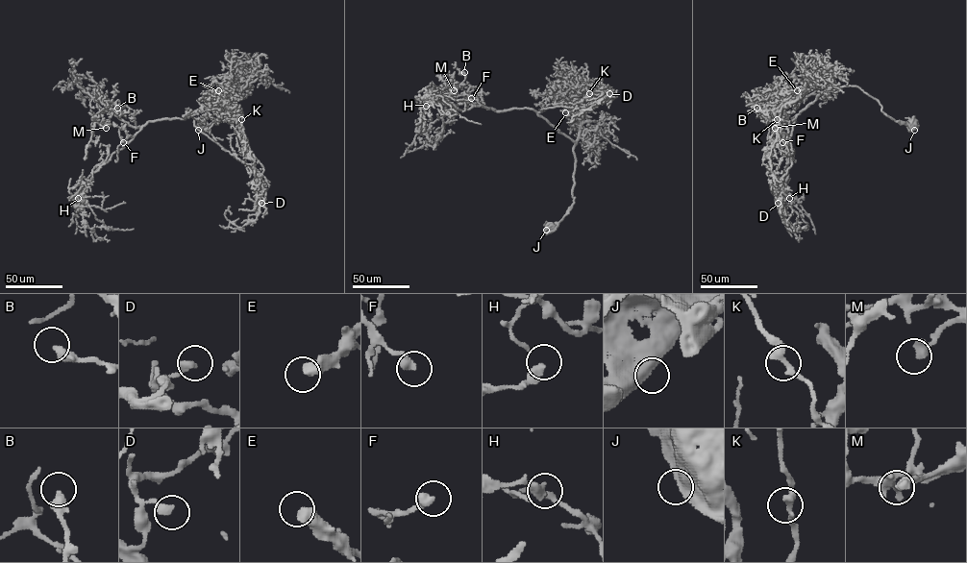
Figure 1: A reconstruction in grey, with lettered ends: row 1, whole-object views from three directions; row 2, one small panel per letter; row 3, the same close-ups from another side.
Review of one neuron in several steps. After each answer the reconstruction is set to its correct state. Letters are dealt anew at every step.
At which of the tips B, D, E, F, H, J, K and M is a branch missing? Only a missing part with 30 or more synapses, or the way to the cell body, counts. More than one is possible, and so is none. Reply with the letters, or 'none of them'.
E

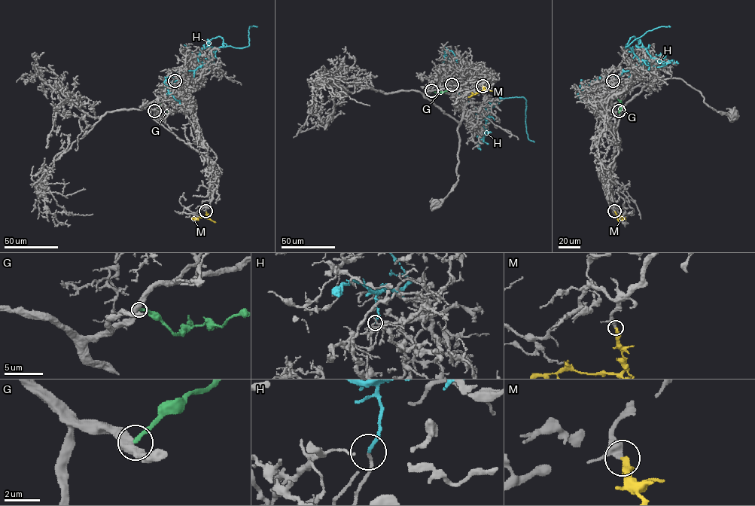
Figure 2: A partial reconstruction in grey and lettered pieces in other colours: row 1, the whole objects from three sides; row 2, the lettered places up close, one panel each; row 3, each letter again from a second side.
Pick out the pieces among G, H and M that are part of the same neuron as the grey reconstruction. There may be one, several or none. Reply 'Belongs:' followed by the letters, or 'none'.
Belongs: M

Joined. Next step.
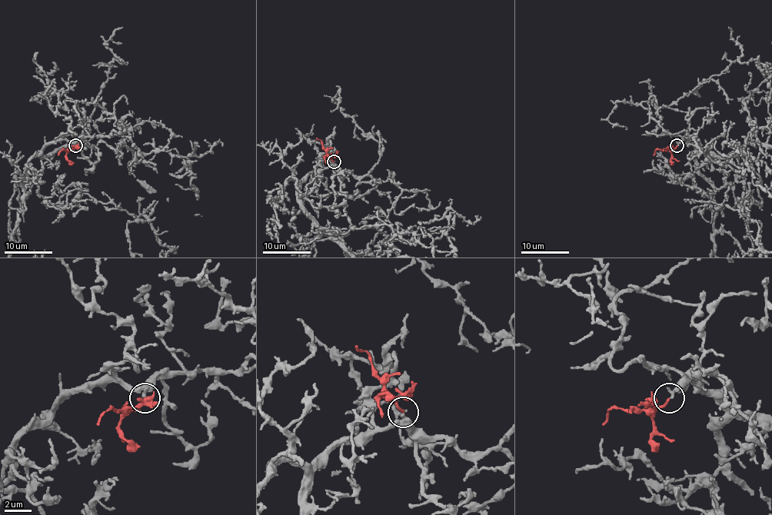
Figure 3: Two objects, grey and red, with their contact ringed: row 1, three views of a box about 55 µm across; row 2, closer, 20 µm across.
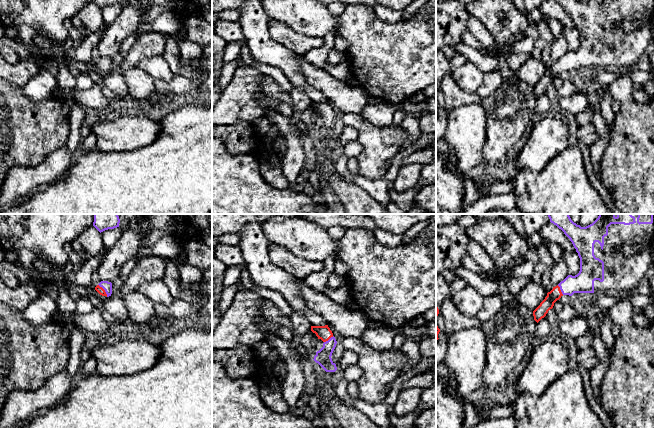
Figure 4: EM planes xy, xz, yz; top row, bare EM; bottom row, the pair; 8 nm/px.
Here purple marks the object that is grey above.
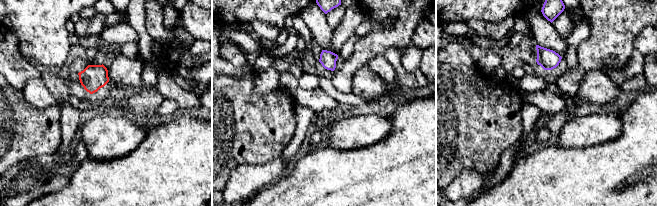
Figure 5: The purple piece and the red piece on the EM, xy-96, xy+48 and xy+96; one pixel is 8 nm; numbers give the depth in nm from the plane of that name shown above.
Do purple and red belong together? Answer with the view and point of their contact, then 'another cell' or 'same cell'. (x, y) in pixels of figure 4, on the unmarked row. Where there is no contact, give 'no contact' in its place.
xy (104, 65) | same cell

